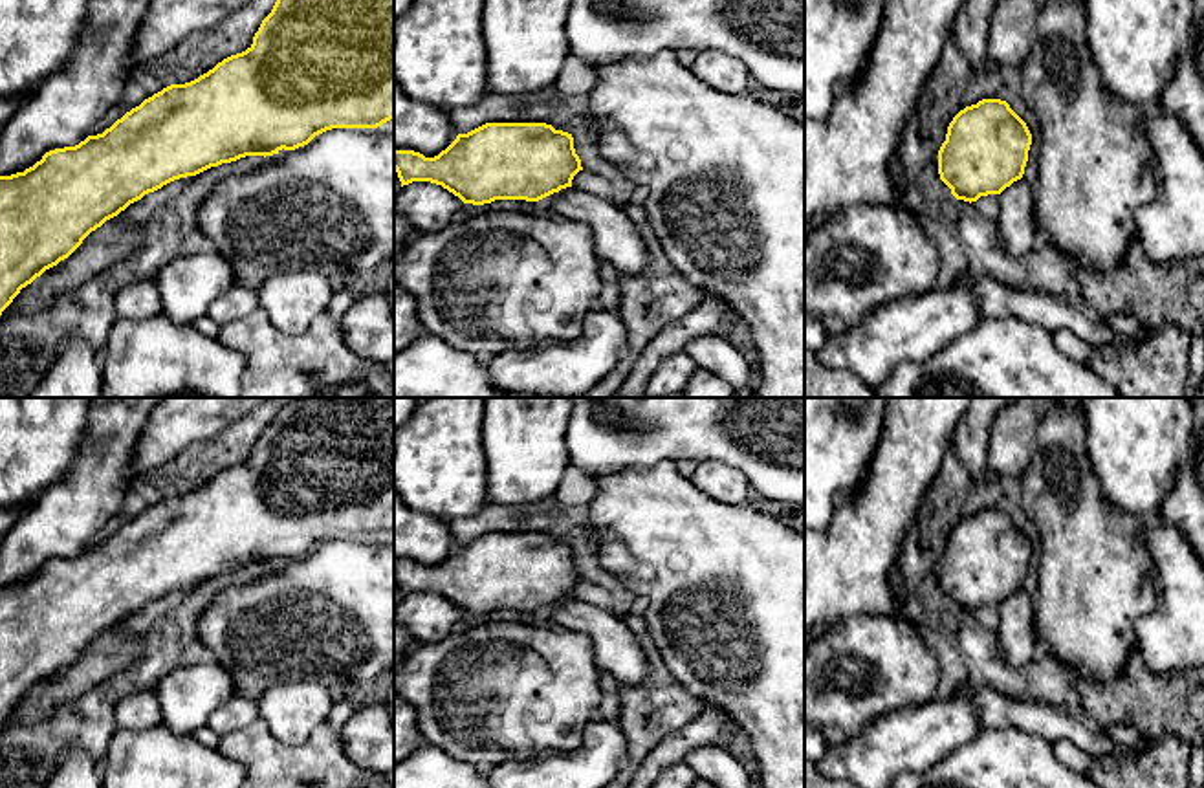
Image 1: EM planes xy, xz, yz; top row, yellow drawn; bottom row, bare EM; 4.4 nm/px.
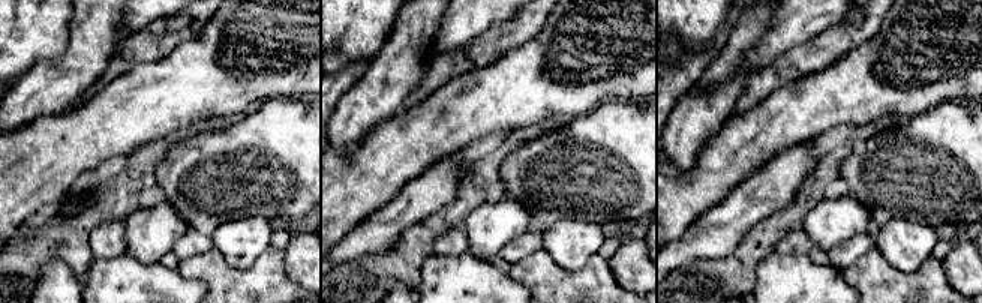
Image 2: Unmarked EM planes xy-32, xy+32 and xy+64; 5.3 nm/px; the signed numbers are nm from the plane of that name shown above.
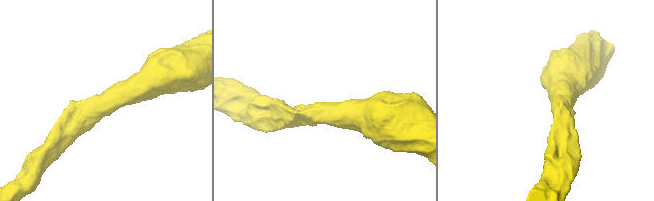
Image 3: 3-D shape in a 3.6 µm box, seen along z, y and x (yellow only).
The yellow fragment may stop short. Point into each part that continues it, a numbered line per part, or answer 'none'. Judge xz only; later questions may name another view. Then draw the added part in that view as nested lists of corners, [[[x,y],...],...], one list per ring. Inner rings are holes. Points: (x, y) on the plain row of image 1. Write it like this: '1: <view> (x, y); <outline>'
none

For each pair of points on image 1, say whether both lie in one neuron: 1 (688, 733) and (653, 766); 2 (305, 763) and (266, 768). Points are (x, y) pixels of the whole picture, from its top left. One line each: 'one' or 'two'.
1: one
2: one

